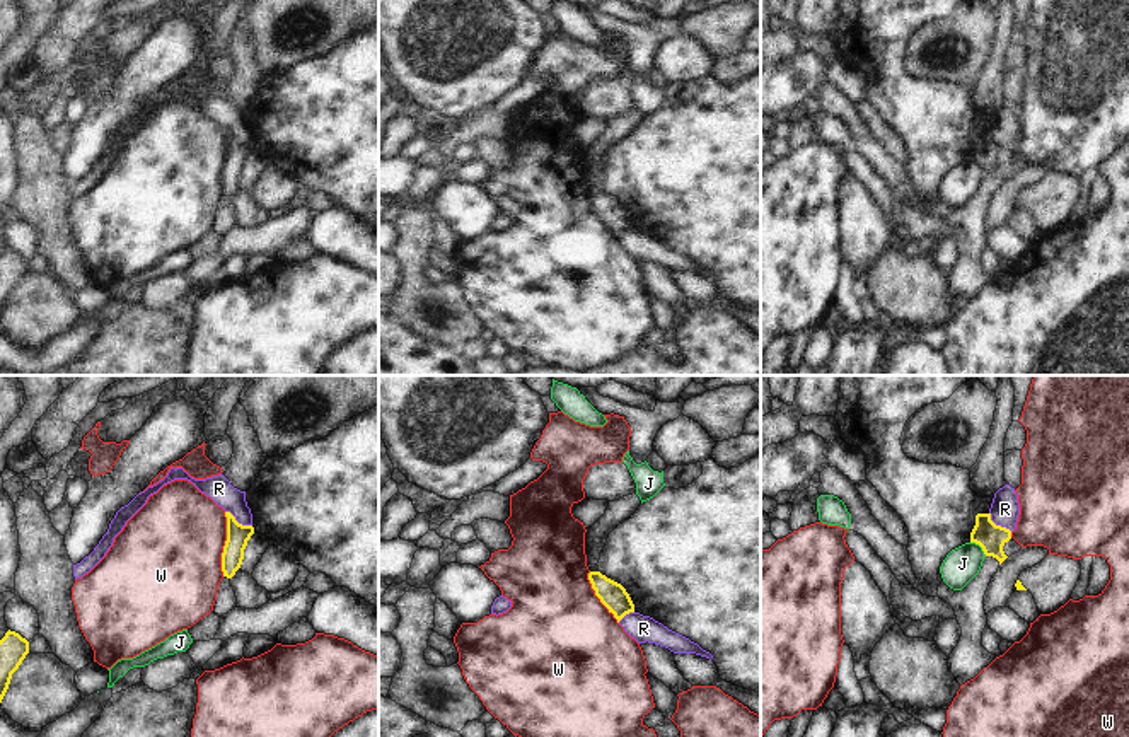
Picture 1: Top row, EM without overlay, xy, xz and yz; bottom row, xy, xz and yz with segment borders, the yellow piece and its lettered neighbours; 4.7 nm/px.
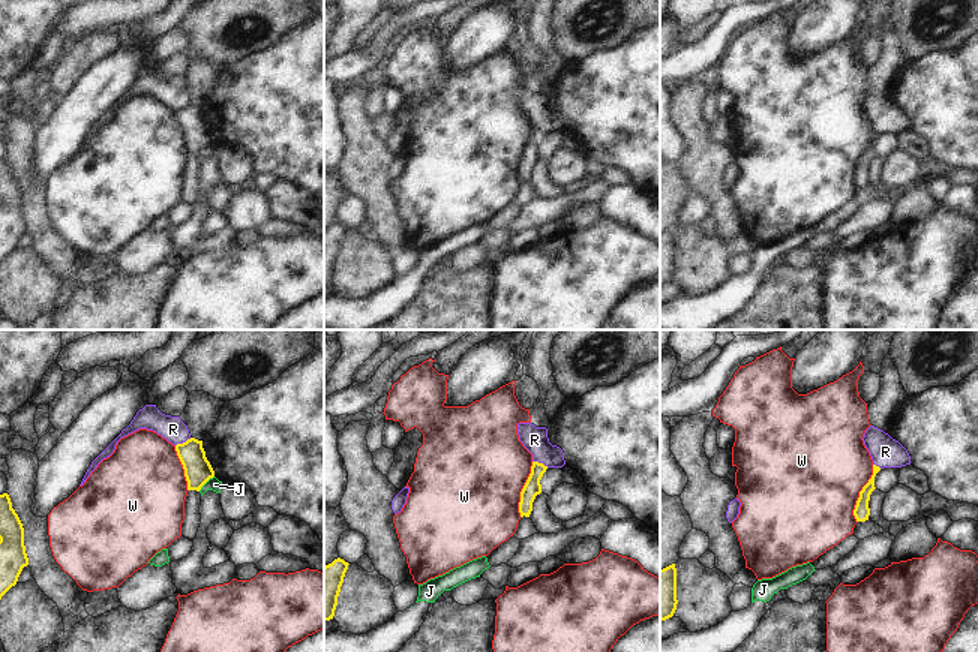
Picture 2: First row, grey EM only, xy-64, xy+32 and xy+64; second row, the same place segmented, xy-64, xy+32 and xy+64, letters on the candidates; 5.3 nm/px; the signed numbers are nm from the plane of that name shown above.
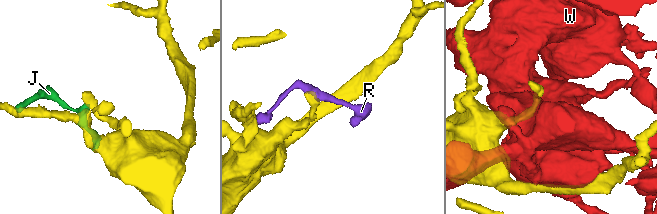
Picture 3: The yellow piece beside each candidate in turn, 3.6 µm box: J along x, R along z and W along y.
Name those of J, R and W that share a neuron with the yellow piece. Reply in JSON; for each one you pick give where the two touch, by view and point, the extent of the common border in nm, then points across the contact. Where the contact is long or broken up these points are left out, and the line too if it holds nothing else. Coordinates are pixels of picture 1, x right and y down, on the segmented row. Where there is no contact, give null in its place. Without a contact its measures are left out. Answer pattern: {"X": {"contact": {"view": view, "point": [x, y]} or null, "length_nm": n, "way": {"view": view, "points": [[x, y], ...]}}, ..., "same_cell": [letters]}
{"same_cell": []}

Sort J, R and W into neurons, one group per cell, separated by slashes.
J / R / W

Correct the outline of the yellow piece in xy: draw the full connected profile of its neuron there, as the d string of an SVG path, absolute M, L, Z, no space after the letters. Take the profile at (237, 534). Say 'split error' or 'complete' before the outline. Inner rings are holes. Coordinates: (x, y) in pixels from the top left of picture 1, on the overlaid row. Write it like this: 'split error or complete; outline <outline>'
complete; outline M225 512L225 517L227 541L222 553L222 572L223 577L232 578L242 565L244 549L247 546L247 541L254 534L254 527L239 524L230 512Z

